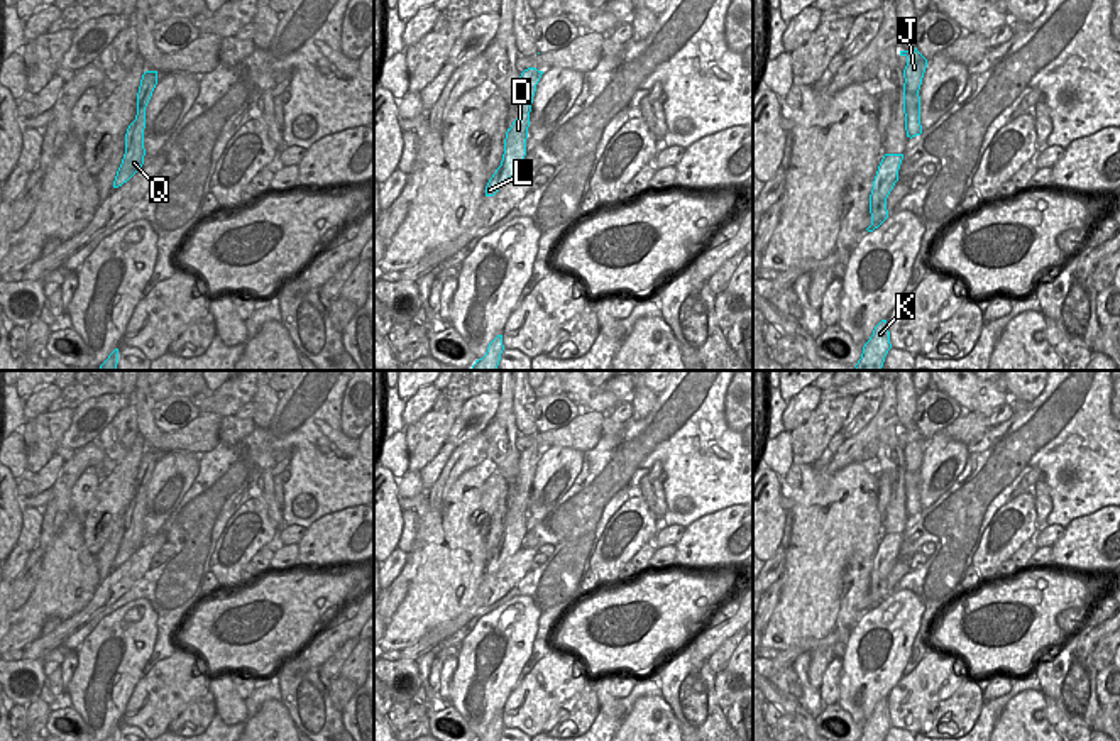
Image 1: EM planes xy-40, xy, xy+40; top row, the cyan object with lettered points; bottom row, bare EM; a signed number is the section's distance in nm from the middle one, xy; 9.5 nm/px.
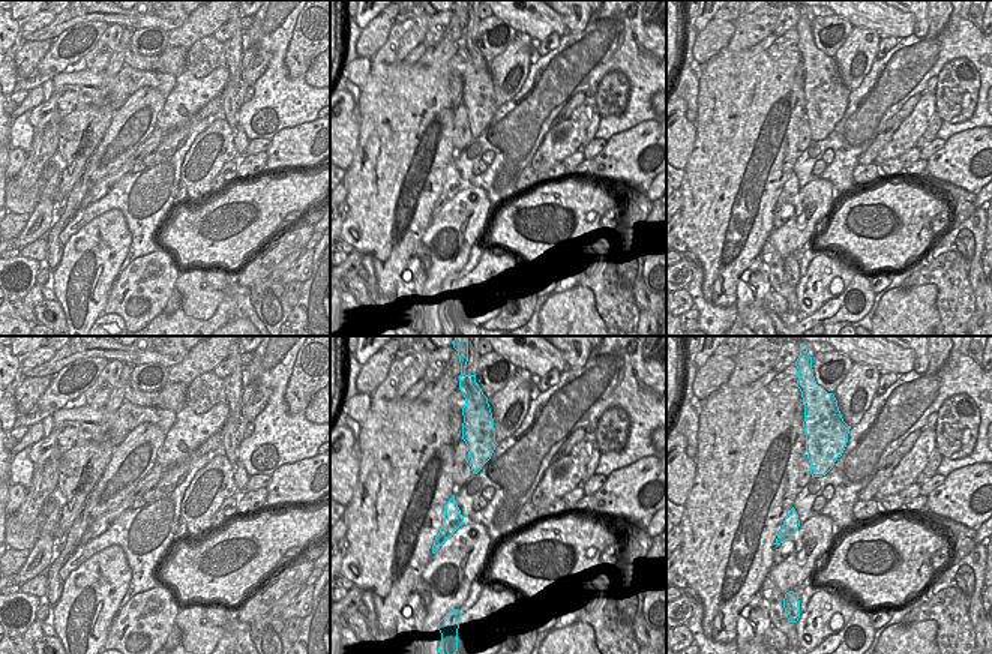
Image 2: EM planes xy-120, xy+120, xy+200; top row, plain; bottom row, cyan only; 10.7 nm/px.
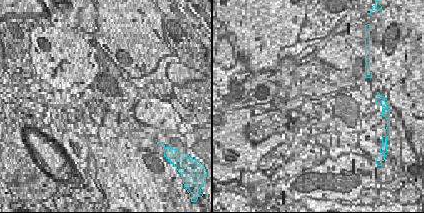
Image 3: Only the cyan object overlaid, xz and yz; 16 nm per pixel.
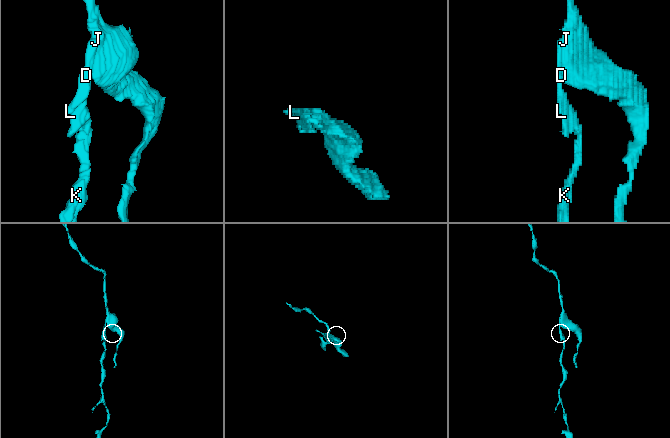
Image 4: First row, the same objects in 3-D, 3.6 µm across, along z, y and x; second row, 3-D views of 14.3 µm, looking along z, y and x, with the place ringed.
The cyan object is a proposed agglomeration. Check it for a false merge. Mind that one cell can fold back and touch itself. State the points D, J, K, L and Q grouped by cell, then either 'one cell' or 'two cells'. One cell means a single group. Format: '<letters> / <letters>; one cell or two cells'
D K L Q / J; two cells

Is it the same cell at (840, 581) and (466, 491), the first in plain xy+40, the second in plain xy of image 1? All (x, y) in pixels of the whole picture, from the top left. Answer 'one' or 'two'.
one

